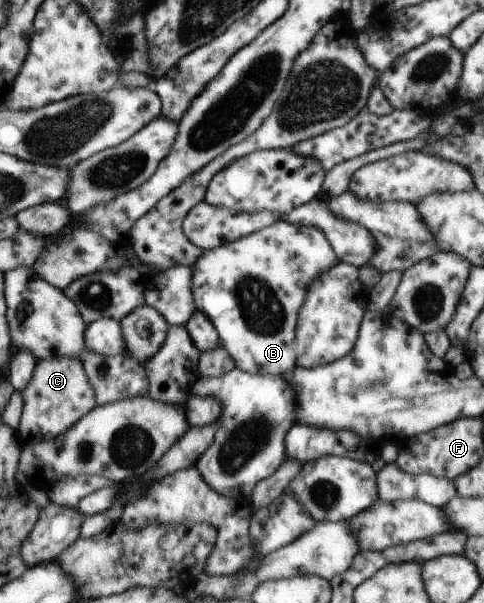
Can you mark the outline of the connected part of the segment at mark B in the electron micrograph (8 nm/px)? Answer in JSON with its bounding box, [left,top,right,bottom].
[192,220,339,375]

